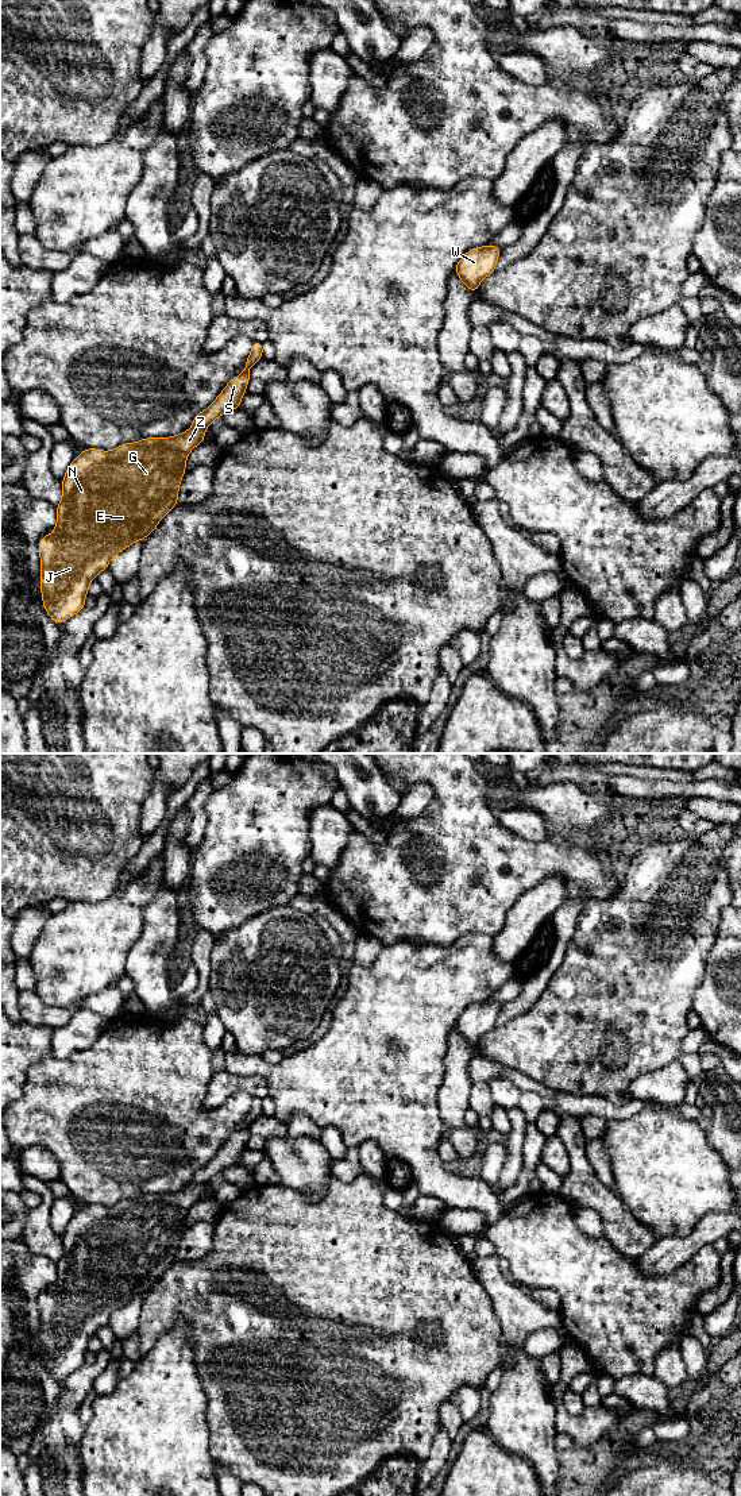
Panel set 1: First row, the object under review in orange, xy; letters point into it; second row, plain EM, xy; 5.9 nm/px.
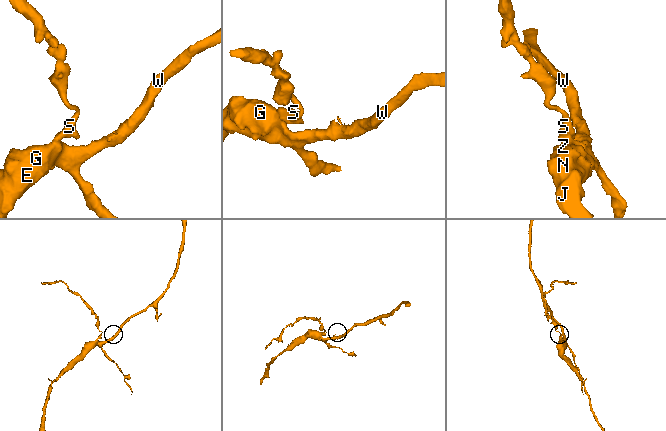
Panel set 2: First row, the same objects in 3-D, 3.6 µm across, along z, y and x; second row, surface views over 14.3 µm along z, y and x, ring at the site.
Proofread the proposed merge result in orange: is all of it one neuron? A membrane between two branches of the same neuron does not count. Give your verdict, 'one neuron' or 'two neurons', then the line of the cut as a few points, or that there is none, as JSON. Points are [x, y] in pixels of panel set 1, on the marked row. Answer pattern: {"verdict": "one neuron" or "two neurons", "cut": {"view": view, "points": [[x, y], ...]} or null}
{"verdict": "two neurons", "cut": {"view": "xy", "points": [[204, 428], [189, 430]]}}

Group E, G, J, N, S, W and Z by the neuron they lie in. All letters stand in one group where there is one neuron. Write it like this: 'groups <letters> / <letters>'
groups E G J N W Z / S

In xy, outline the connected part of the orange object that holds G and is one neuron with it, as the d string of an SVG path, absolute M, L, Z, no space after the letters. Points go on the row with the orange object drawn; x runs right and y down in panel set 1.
M193 428L169 437L144 437L135 443L123 443L111 451L85 448L73 459L62 478L62 498L57 505L54 532L43 536L38 544L42 604L57 625L85 608L89 583L108 568L113 556L135 541L143 541L178 504L186 459L196 446L204 443L204 439L205 429Z

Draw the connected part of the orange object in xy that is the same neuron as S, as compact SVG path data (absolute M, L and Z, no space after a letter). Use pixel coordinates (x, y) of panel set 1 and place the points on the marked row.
M252 342L250 355L244 363L244 370L235 378L229 379L216 400L193 419L193 428L209 428L213 420L221 417L225 412L239 409L242 397L247 392L250 382L250 369L263 356L263 343Z

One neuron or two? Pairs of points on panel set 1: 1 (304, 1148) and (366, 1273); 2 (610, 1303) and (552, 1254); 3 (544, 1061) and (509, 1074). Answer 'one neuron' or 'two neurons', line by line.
1: two neurons
2: one neuron
3: two neurons

